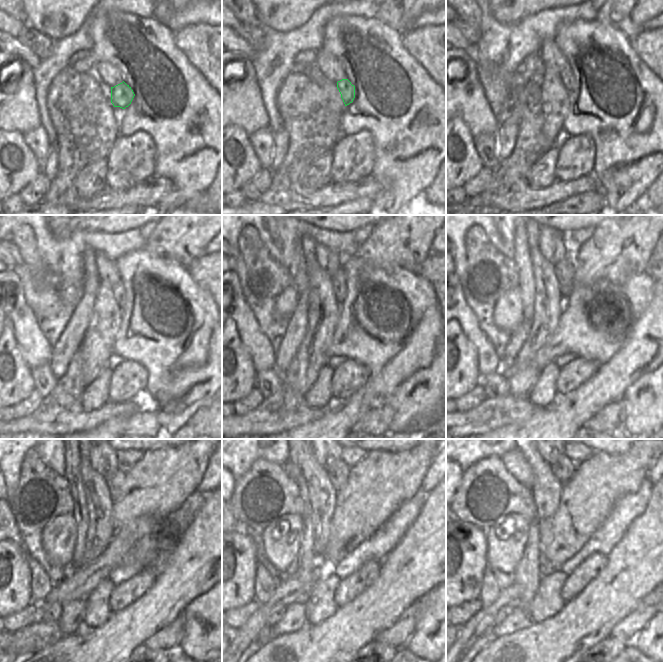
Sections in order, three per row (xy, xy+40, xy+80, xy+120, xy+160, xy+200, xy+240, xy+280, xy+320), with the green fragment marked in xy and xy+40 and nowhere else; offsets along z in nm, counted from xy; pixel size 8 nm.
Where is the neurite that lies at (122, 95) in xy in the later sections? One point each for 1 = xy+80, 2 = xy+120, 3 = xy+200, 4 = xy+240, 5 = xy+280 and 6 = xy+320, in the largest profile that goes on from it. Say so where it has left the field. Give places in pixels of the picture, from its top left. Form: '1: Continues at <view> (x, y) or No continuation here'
1: Continues at xy+80 (566, 75)
2: Continues at xy+120 (118, 291)
3: Continues at xy+200 (564, 270)
4: Continues at xy+240 (115, 481)
5: Continues at xy+280 (339, 472)
6: Continues at xy+320 (563, 468)

